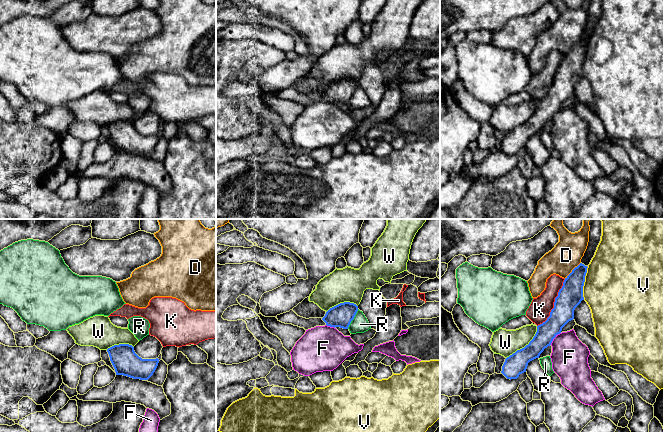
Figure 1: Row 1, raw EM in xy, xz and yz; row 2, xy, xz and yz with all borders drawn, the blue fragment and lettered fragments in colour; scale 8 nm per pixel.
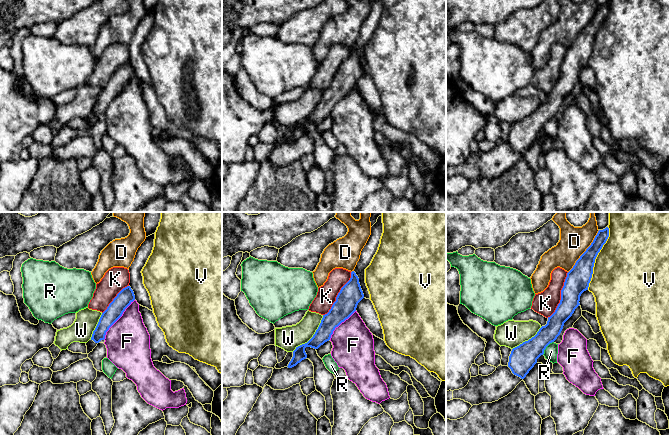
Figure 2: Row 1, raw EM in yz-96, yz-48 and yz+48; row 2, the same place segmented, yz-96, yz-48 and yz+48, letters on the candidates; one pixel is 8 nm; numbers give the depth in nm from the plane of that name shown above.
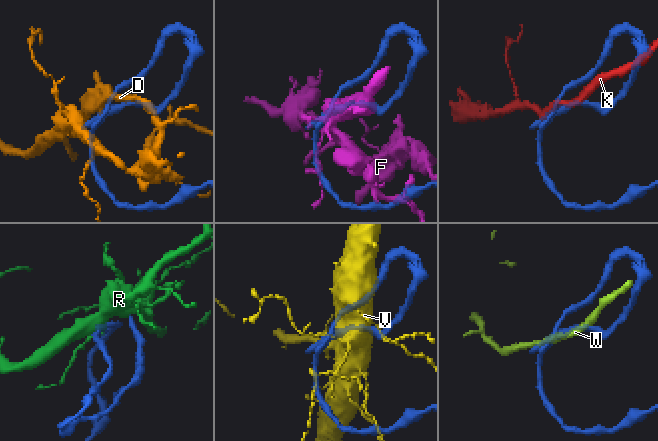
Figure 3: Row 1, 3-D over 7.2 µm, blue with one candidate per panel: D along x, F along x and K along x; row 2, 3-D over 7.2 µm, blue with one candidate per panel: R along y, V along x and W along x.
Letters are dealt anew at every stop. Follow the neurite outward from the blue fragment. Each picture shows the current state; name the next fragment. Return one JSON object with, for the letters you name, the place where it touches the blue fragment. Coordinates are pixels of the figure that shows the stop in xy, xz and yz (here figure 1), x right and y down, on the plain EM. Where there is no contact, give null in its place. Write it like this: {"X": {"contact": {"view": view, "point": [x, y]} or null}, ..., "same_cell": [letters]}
{"same_cell": []}

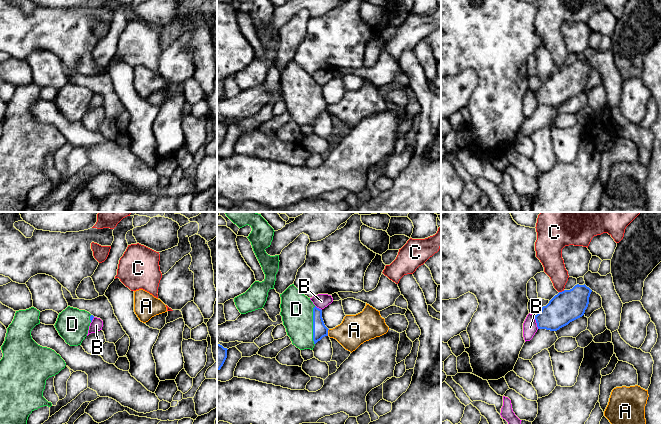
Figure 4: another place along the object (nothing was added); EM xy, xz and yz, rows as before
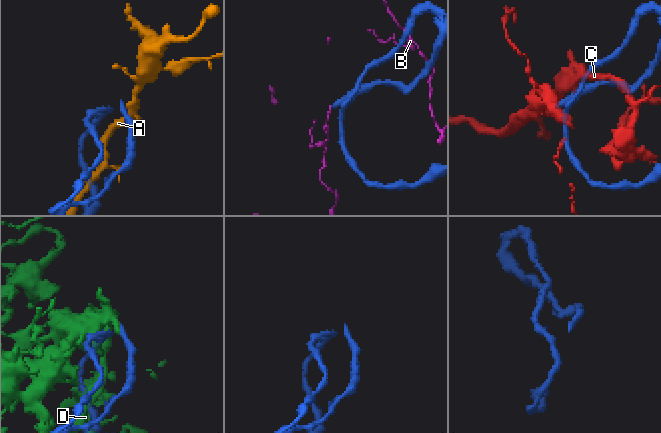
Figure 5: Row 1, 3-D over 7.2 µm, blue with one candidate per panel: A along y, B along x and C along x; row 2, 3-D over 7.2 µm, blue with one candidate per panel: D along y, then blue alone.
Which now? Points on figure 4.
{"D": {"contact": {"view": "xz", "point": [313, 101]}}, "same_cell": ["D"]}

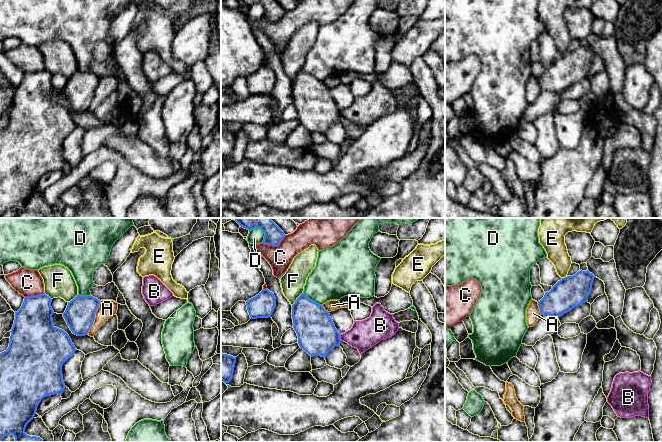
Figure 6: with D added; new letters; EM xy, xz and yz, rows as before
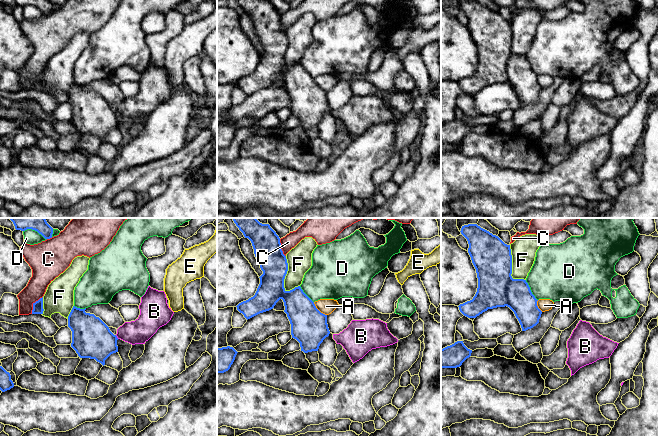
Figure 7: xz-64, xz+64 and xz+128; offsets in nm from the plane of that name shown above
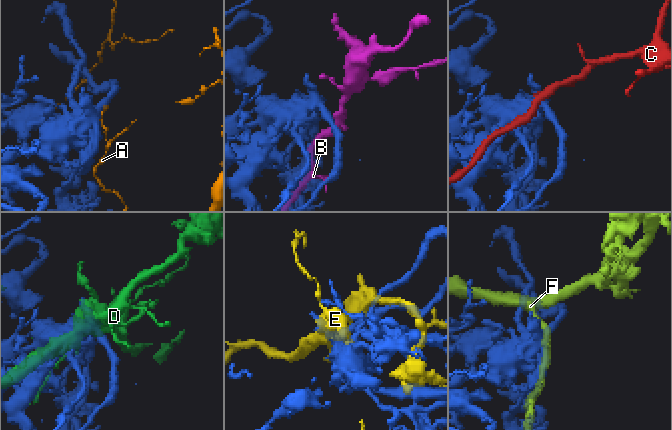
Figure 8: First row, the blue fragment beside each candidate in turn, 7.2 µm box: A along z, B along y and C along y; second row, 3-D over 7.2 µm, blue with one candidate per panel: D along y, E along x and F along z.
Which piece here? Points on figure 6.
{"same_cell": []}

